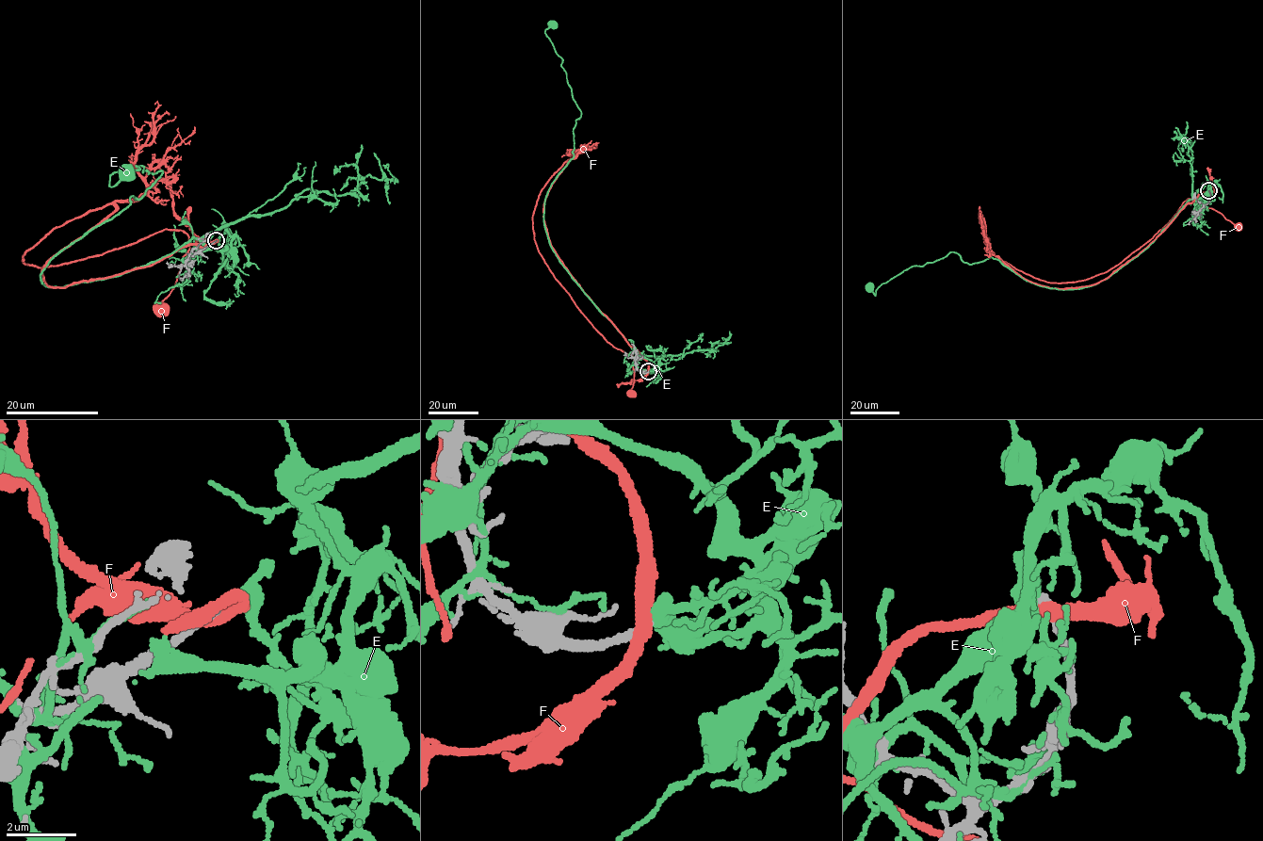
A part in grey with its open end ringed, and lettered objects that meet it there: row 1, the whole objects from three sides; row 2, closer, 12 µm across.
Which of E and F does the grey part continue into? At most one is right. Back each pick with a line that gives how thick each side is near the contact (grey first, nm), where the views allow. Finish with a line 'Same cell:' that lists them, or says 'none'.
Same cell: none

